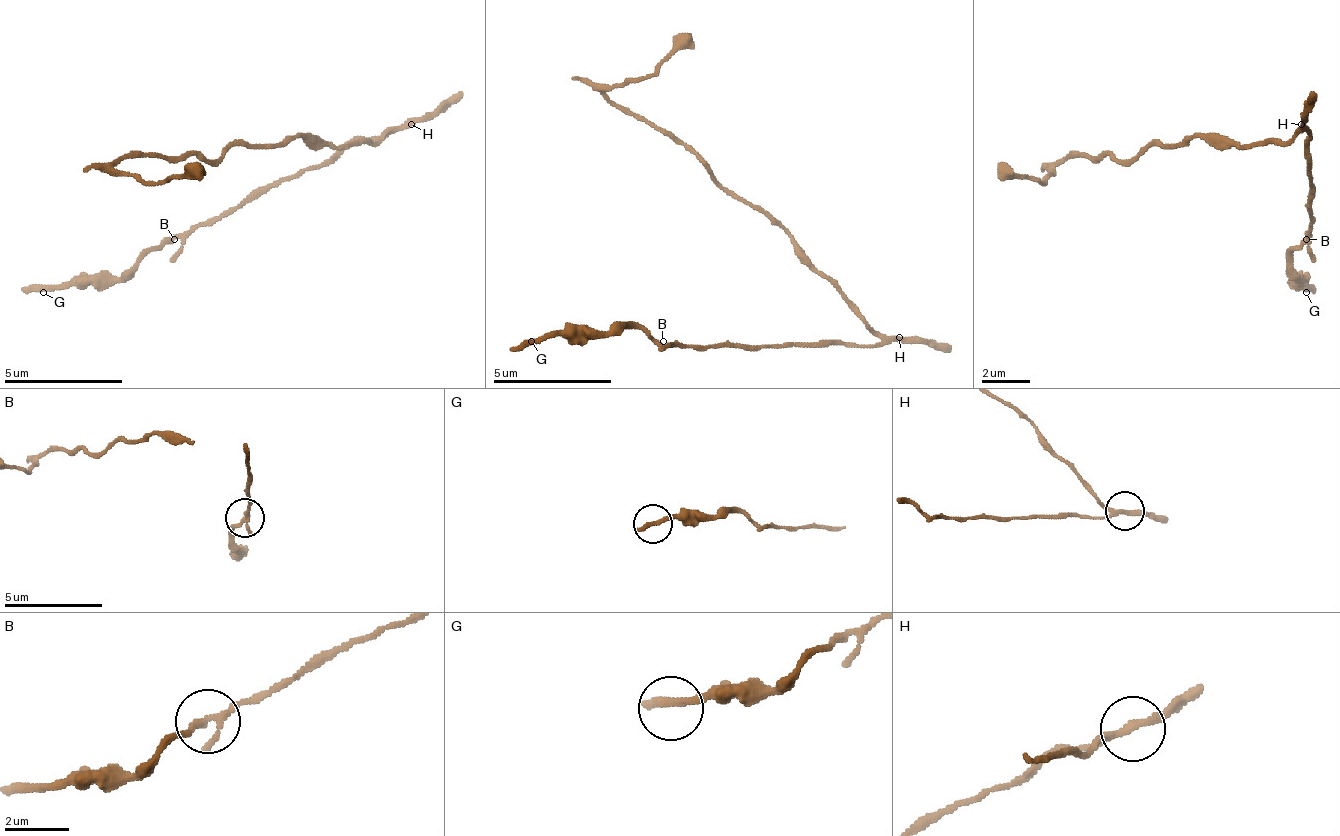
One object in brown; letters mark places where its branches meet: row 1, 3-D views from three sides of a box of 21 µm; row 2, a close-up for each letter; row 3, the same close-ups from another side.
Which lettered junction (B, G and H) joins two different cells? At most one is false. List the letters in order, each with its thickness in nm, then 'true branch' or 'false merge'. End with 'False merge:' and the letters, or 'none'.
B: 160 nm thick; true branch
G: 320 nm thick; true branch
H: 180 nm thick; false merge
False merge: H

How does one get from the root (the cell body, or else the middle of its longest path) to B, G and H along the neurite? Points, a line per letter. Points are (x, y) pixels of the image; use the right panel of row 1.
B: (1276, 137), (1294, 137), (1300, 131), (1312, 137), (1306, 143), (1306, 173), (1312, 179), (1312, 233), (1306, 239)
G: (1276, 137), (1294, 137), (1300, 131), (1312, 137), (1306, 143), (1312, 233), (1294, 251), (1294, 268), (1306, 292)
H: (1276, 137), (1288, 137), (1300, 126)

